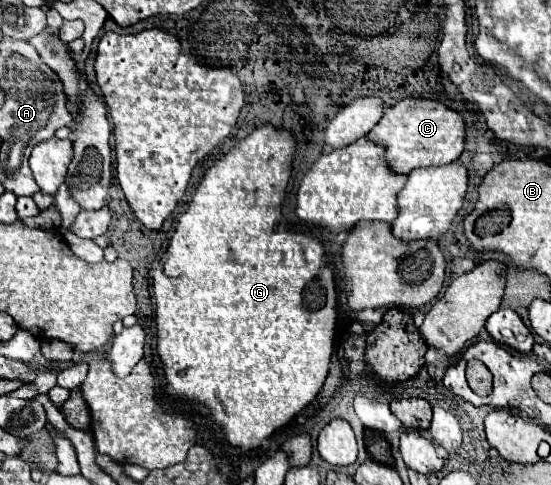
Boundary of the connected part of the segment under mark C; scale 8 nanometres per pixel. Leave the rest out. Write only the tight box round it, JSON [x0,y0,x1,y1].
[367,98,465,174]

